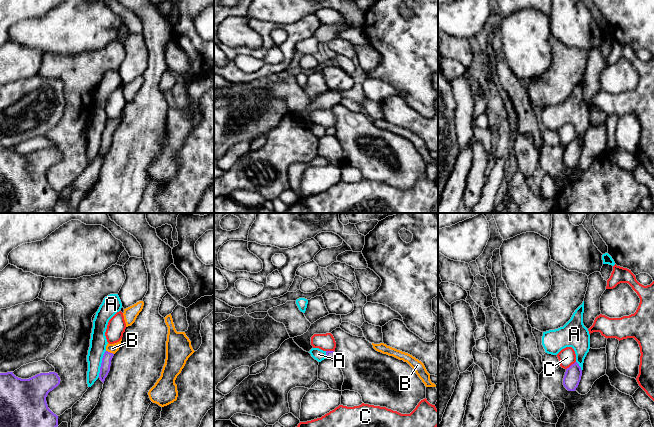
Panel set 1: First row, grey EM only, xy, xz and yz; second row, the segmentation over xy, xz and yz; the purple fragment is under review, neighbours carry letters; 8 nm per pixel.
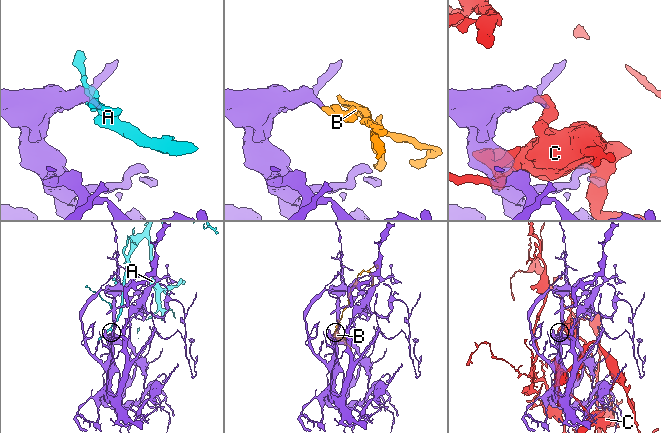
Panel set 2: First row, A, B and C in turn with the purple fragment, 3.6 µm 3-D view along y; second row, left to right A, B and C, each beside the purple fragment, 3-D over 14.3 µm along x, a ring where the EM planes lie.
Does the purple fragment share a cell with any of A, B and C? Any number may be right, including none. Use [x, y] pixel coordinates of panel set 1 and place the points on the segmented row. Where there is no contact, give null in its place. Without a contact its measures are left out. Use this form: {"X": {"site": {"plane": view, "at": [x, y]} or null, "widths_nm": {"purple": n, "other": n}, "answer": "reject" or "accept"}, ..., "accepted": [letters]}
{"A": {"site": {"plane": "xy", "at": [101, 363]}, "widths_nm": {"purple": 80, "other": 140}, "answer": "reject"}, "B": {"site": {"plane": "xy", "at": [109, 352]}, "widths_nm": {"purple": 80, "other": 80}, "answer": "accept"}, "C": {"site": {"plane": "yz", "at": [571, 365]}, "widths_nm": {"purple": 140, "other": 140}, "answer": "reject"}, "accepted": ["B"]}

